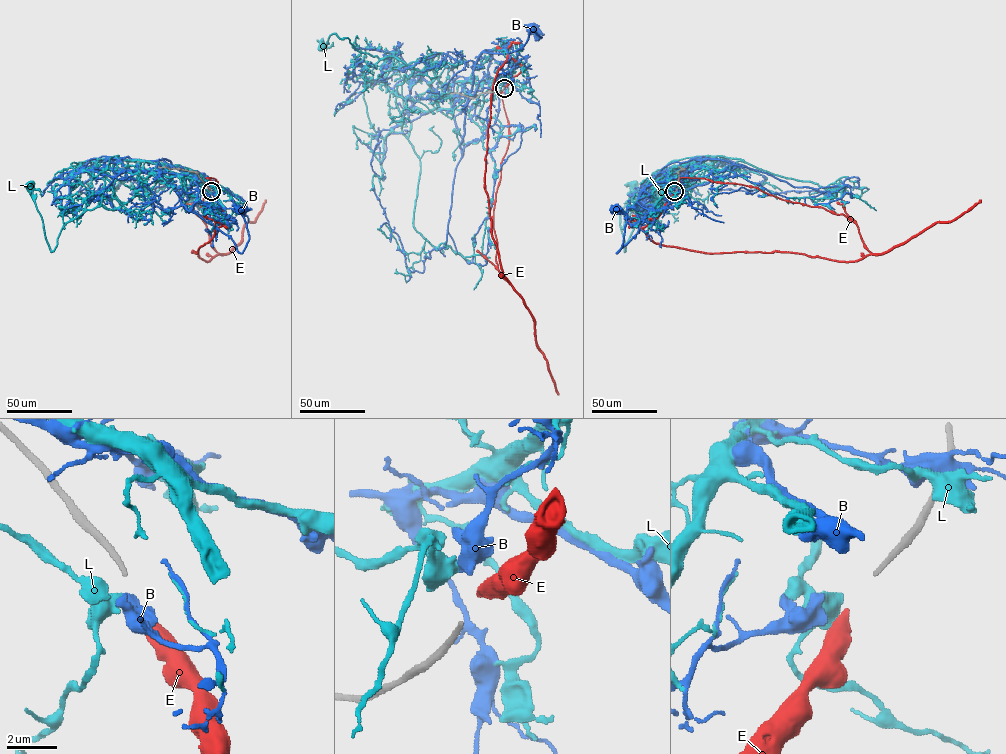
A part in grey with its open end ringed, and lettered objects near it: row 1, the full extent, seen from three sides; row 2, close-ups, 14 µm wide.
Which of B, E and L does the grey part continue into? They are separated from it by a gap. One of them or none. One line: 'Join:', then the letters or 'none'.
Join: E

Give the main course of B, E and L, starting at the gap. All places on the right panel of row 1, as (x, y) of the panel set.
B: (672, 192), (649, 209), (636, 202), (640, 223), (638, 232), (617, 253), (624, 238), (626, 215), (616, 210)
E: (673, 193), (643, 228), (657, 243), (839, 261), (871, 253), (843, 214), (739, 184), (679, 182)
L: (673, 193), (670, 174), (651, 190), (656, 203), (650, 209), (643, 206), (624, 251), (620, 213), (633, 186)

